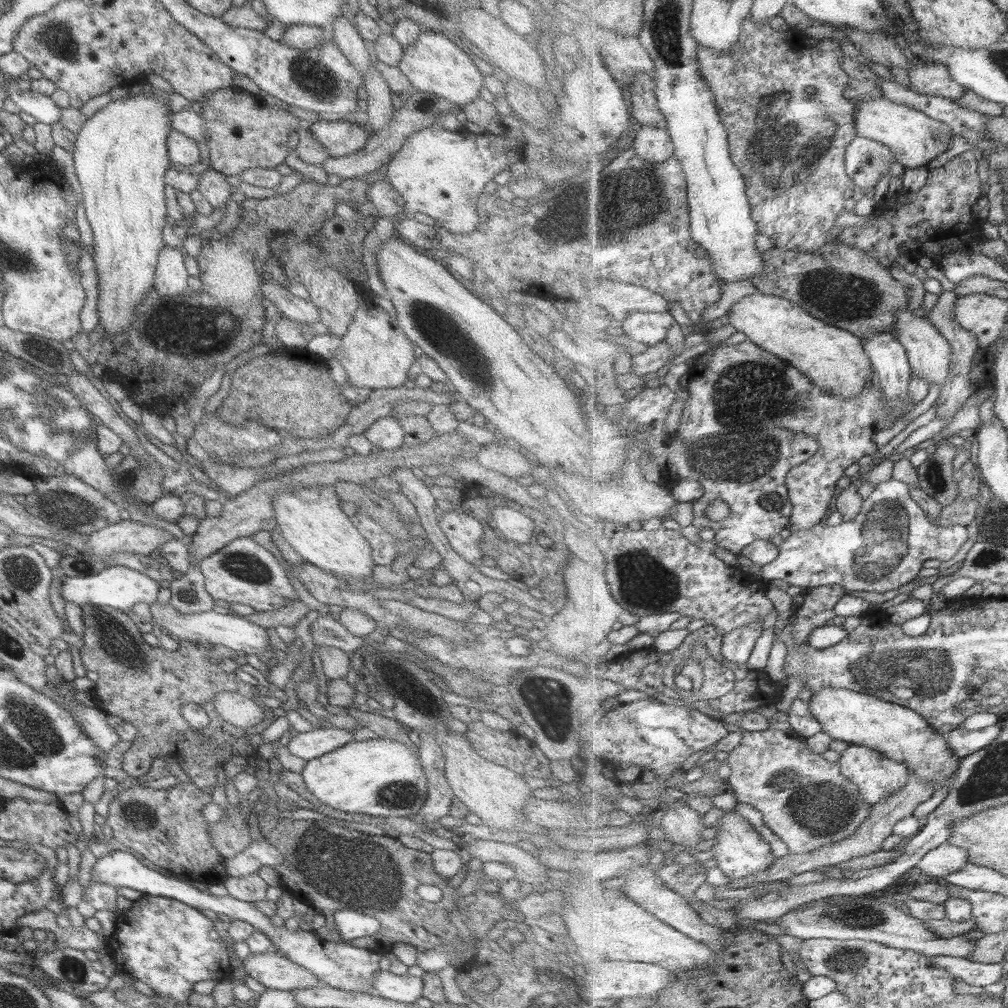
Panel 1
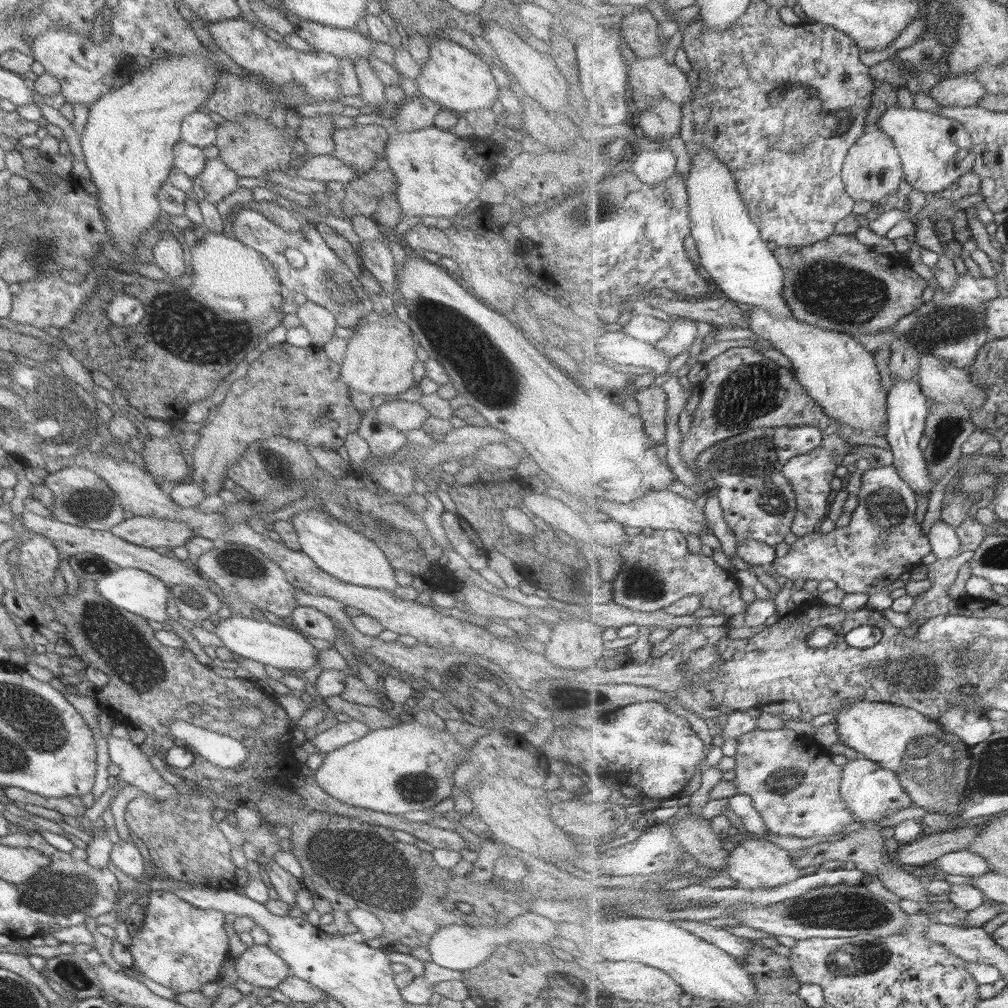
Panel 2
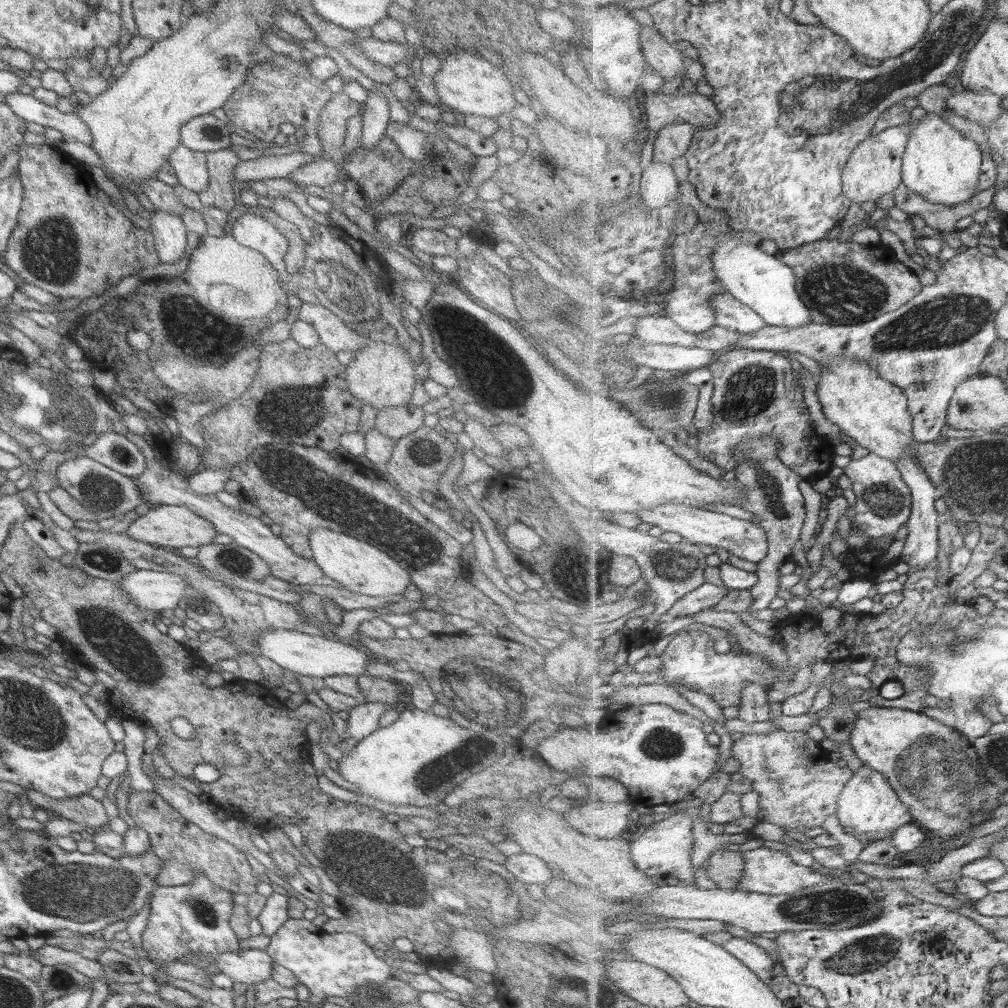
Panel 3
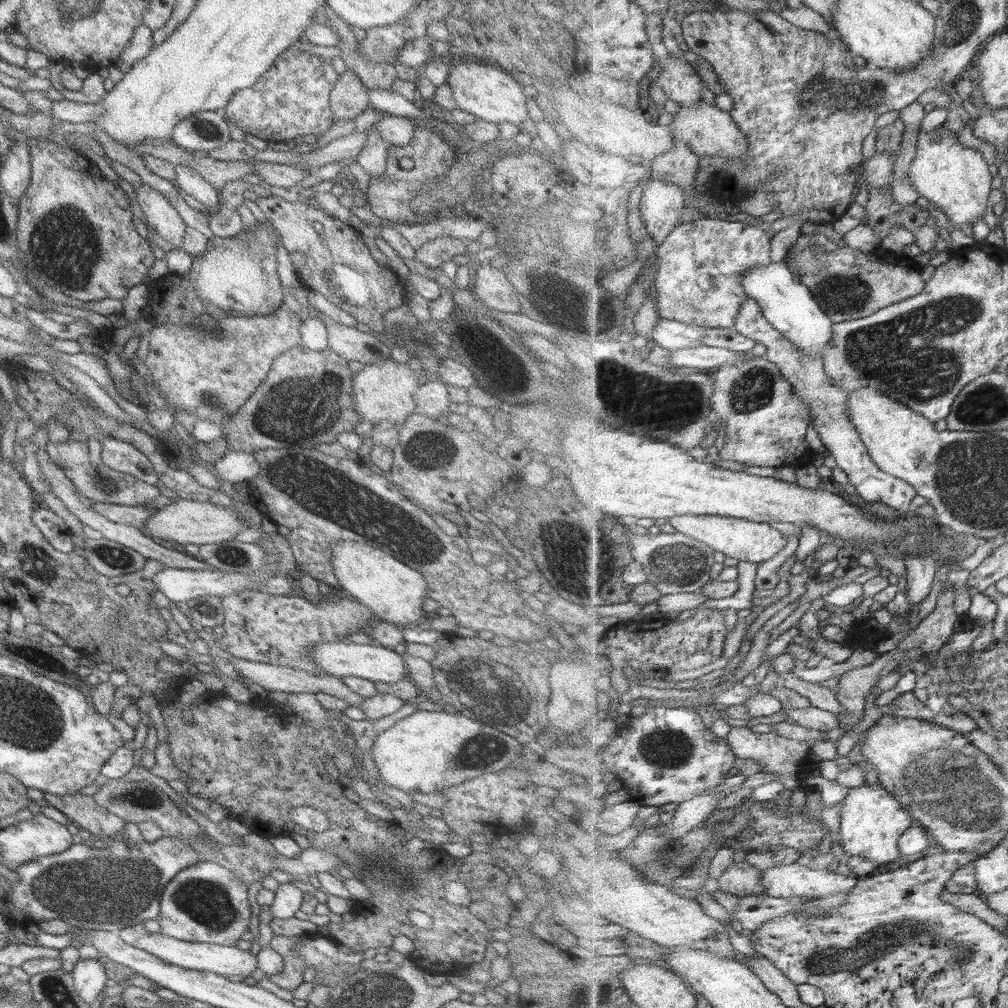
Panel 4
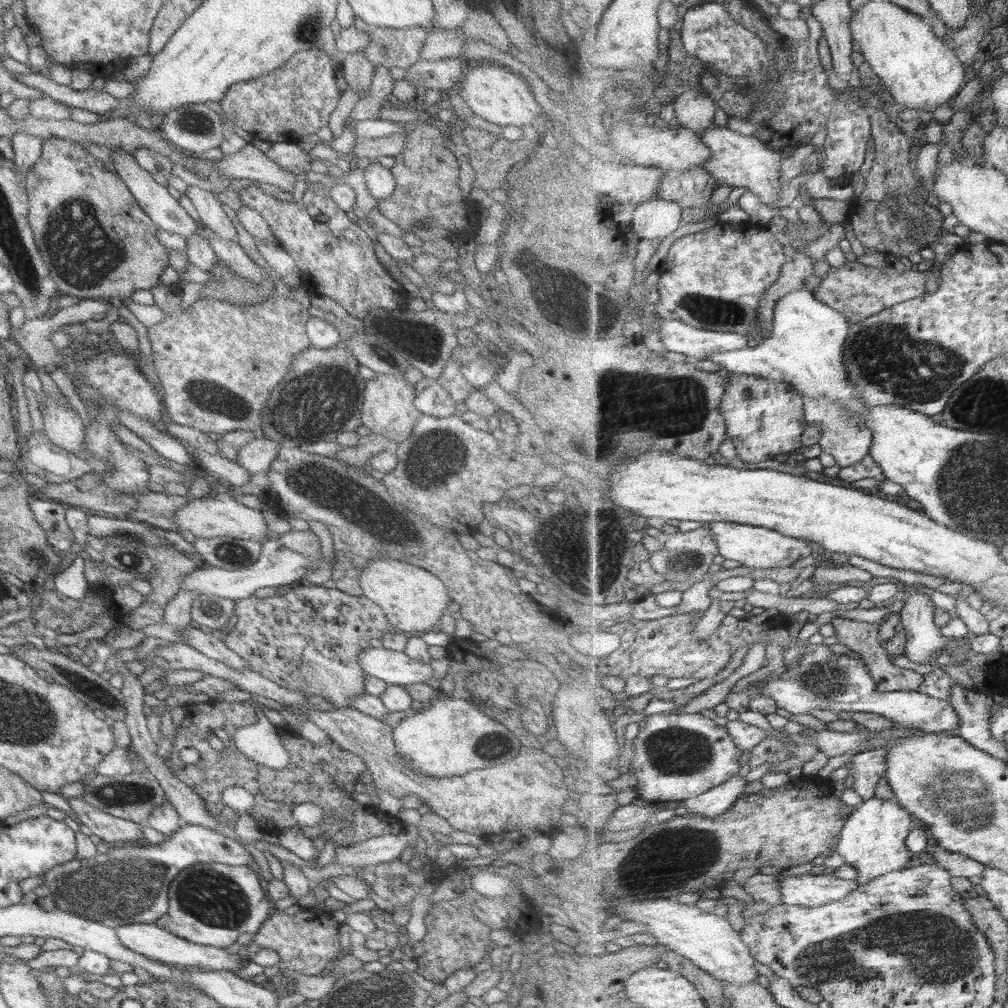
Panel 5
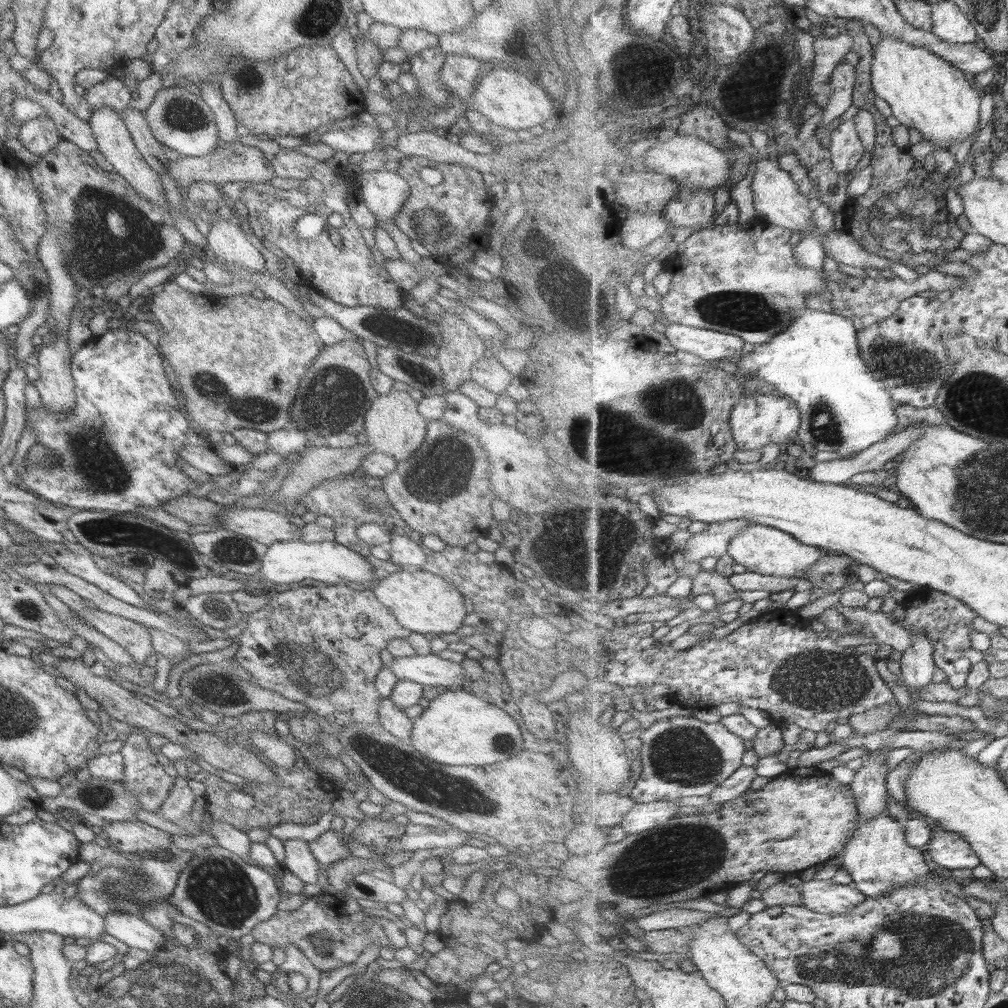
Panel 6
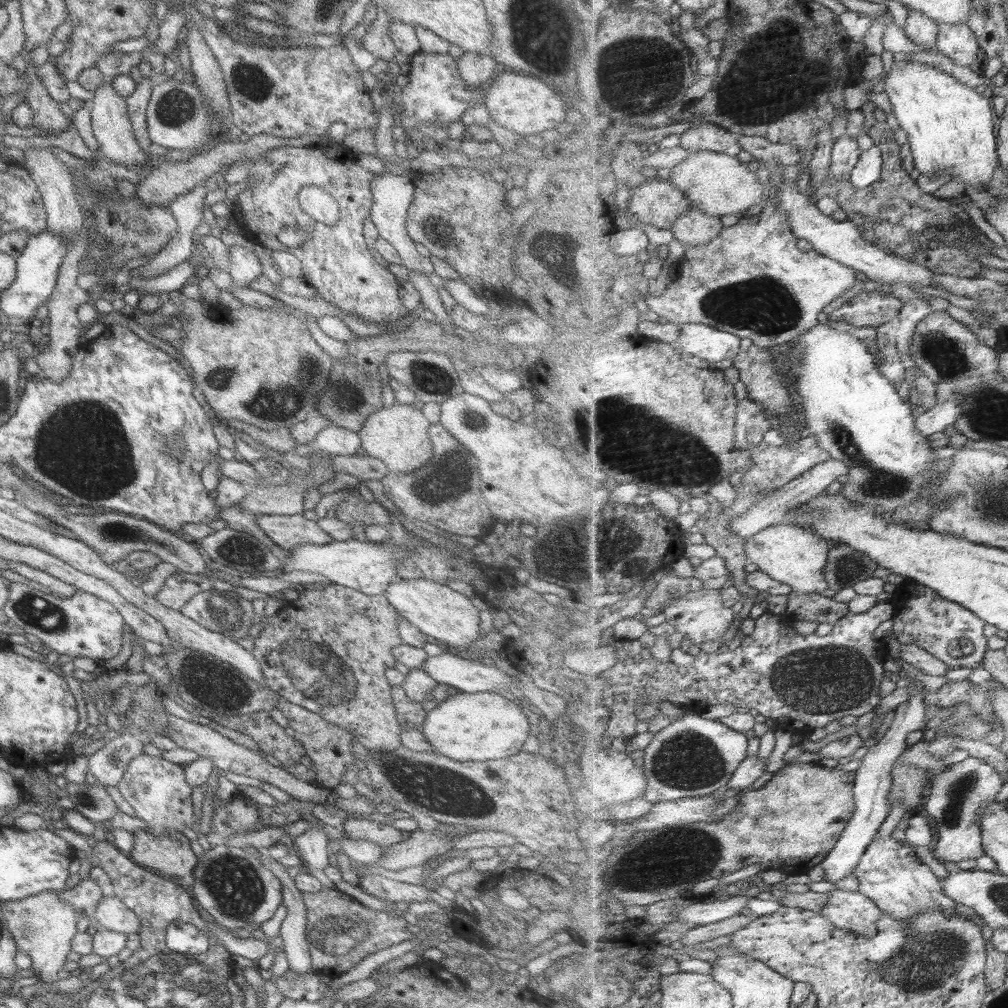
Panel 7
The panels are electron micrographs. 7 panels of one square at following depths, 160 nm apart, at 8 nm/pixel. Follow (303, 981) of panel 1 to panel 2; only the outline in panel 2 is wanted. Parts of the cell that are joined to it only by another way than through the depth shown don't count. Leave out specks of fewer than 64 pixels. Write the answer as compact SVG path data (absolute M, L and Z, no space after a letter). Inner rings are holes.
M253 943L233 959L237 978L253 988L275 989L288 974L287 965L273 954L268 945Z

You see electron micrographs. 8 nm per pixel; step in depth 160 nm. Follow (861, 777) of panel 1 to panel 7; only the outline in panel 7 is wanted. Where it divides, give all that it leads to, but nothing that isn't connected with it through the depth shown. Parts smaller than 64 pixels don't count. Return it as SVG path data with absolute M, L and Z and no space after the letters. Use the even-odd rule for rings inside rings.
M875 840L865 851L854 875L860 880L860 892L873 900L885 914L897 920L917 917L921 911L942 911L943 906L933 900L933 892L943 890L942 879L933 874L915 853L915 847L901 844L897 840Z

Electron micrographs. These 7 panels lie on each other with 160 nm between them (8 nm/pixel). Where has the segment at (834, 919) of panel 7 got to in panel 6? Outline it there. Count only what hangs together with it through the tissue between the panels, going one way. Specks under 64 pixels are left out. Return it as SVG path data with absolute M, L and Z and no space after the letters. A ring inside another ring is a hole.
M811 879L802 887L801 906L822 914L845 915L868 898L855 886L835 884L832 880Z

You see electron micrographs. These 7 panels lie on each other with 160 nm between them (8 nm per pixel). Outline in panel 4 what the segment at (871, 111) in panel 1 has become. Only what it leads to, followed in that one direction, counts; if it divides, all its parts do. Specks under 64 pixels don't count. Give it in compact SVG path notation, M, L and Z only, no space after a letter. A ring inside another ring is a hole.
M946 125L919 133L910 179L920 196L934 203L957 226L983 220L989 210L996 210L997 192L993 190L993 176L991 165L987 164L981 151L960 144L957 133Z

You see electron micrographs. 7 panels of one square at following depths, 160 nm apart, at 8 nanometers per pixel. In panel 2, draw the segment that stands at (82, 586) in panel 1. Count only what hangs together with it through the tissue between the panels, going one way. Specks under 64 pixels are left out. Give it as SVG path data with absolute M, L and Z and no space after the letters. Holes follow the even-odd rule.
M116 568L95 581L96 591L112 605L140 616L146 621L155 620L161 624L169 622L165 607L169 602L168 586L147 572L135 568Z

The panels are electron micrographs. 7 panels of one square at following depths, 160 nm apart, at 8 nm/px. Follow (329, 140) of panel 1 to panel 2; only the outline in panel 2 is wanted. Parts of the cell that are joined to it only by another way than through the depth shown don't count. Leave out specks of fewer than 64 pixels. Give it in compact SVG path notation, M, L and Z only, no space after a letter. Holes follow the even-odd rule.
M354 124L345 129L336 127L332 132L334 142L332 155L348 166L354 172L354 177L363 176L374 169L377 162L384 159L384 148L388 137L387 130L378 124Z

